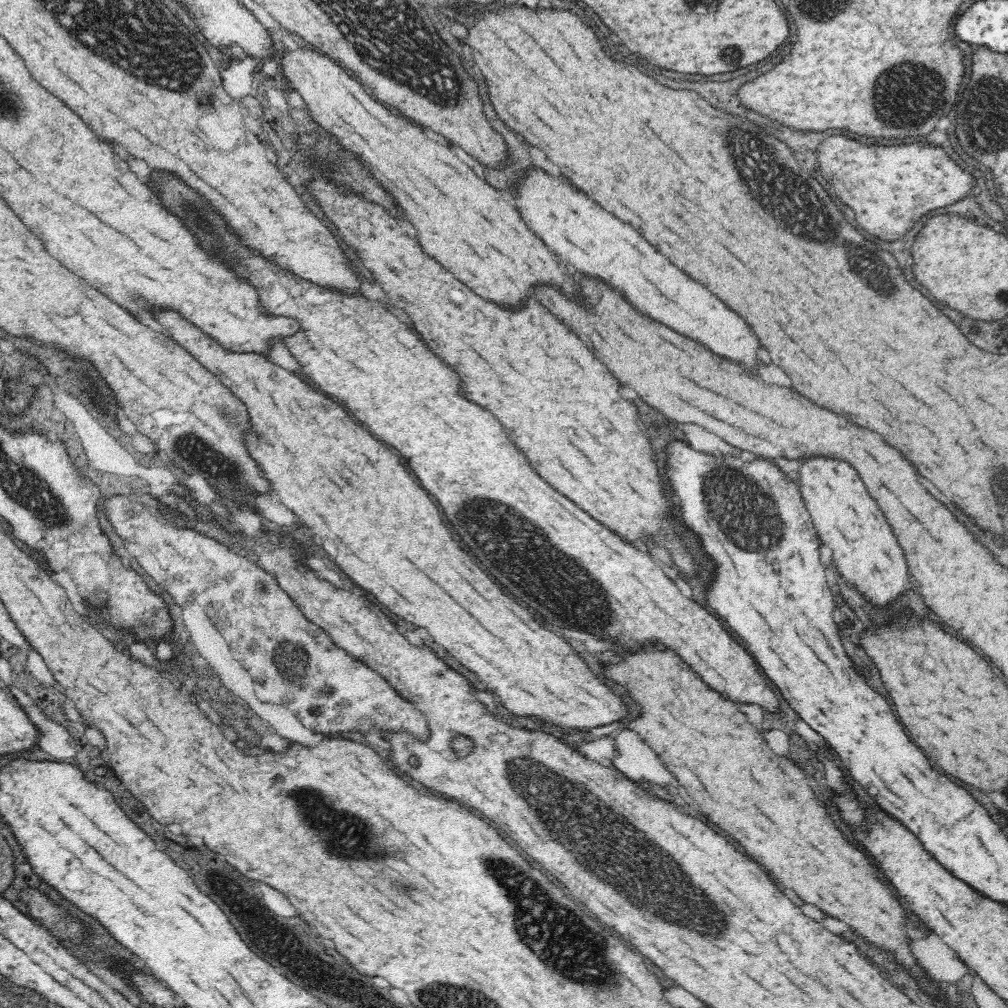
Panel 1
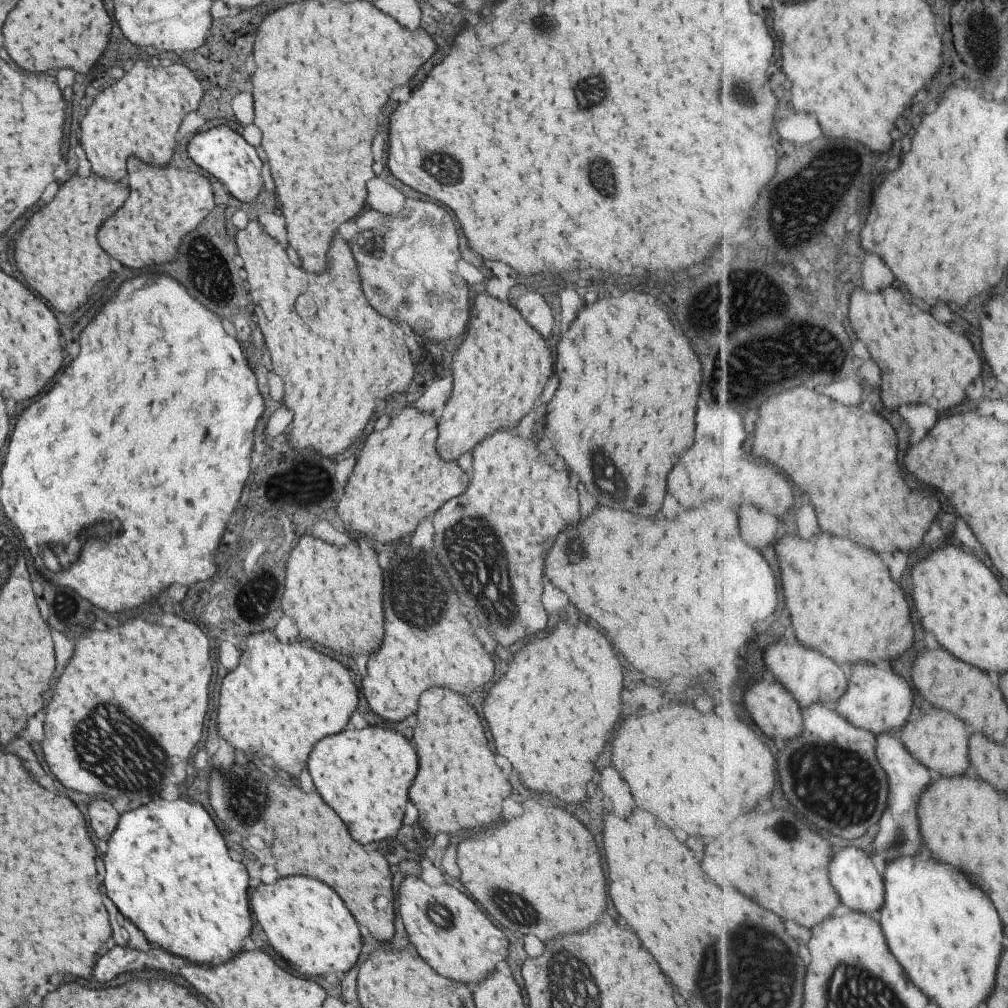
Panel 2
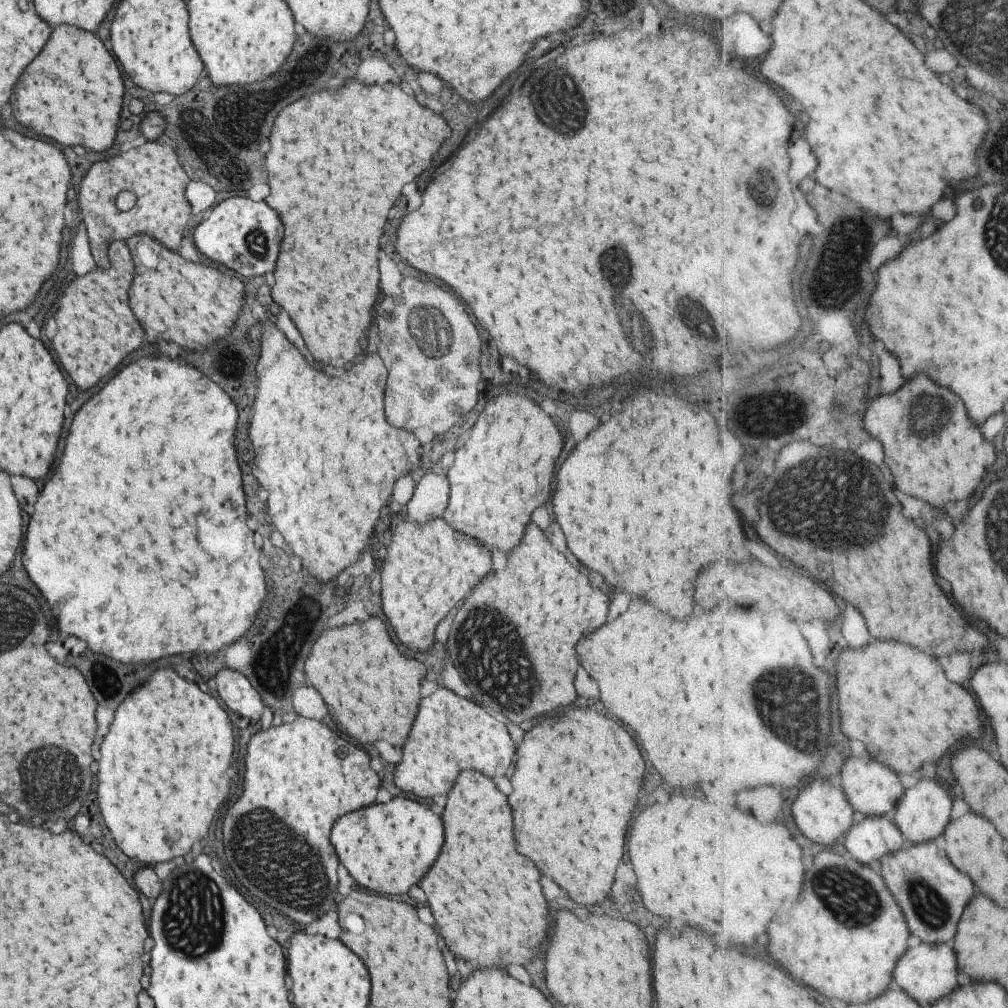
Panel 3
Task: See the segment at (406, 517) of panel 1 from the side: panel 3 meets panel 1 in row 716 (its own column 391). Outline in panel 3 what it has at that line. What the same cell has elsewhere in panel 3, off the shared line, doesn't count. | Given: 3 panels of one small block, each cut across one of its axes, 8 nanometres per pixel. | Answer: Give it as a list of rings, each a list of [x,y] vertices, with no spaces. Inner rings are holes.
[[[437,517],[431,520],[428,520],[422,525],[415,523],[410,523],[406,520],[405,522],[399,522],[397,528],[393,528],[393,536],[391,536],[391,544],[387,546],[387,556],[383,560],[383,570],[381,570],[381,608],[383,608],[383,614],[387,618],[387,622],[391,624],[397,640],[401,644],[405,644],[409,650],[417,650],[417,652],[423,652],[423,650],[429,650],[433,646],[433,632],[435,632],[435,626],[443,620],[443,617],[451,610],[455,608],[457,604],[463,602],[465,594],[471,592],[473,586],[479,584],[479,580],[483,580],[483,576],[487,576],[491,570],[491,560],[489,560],[489,552],[477,542],[475,539],[469,539],[468,536],[457,532],[454,528],[451,528],[442,517]]]

